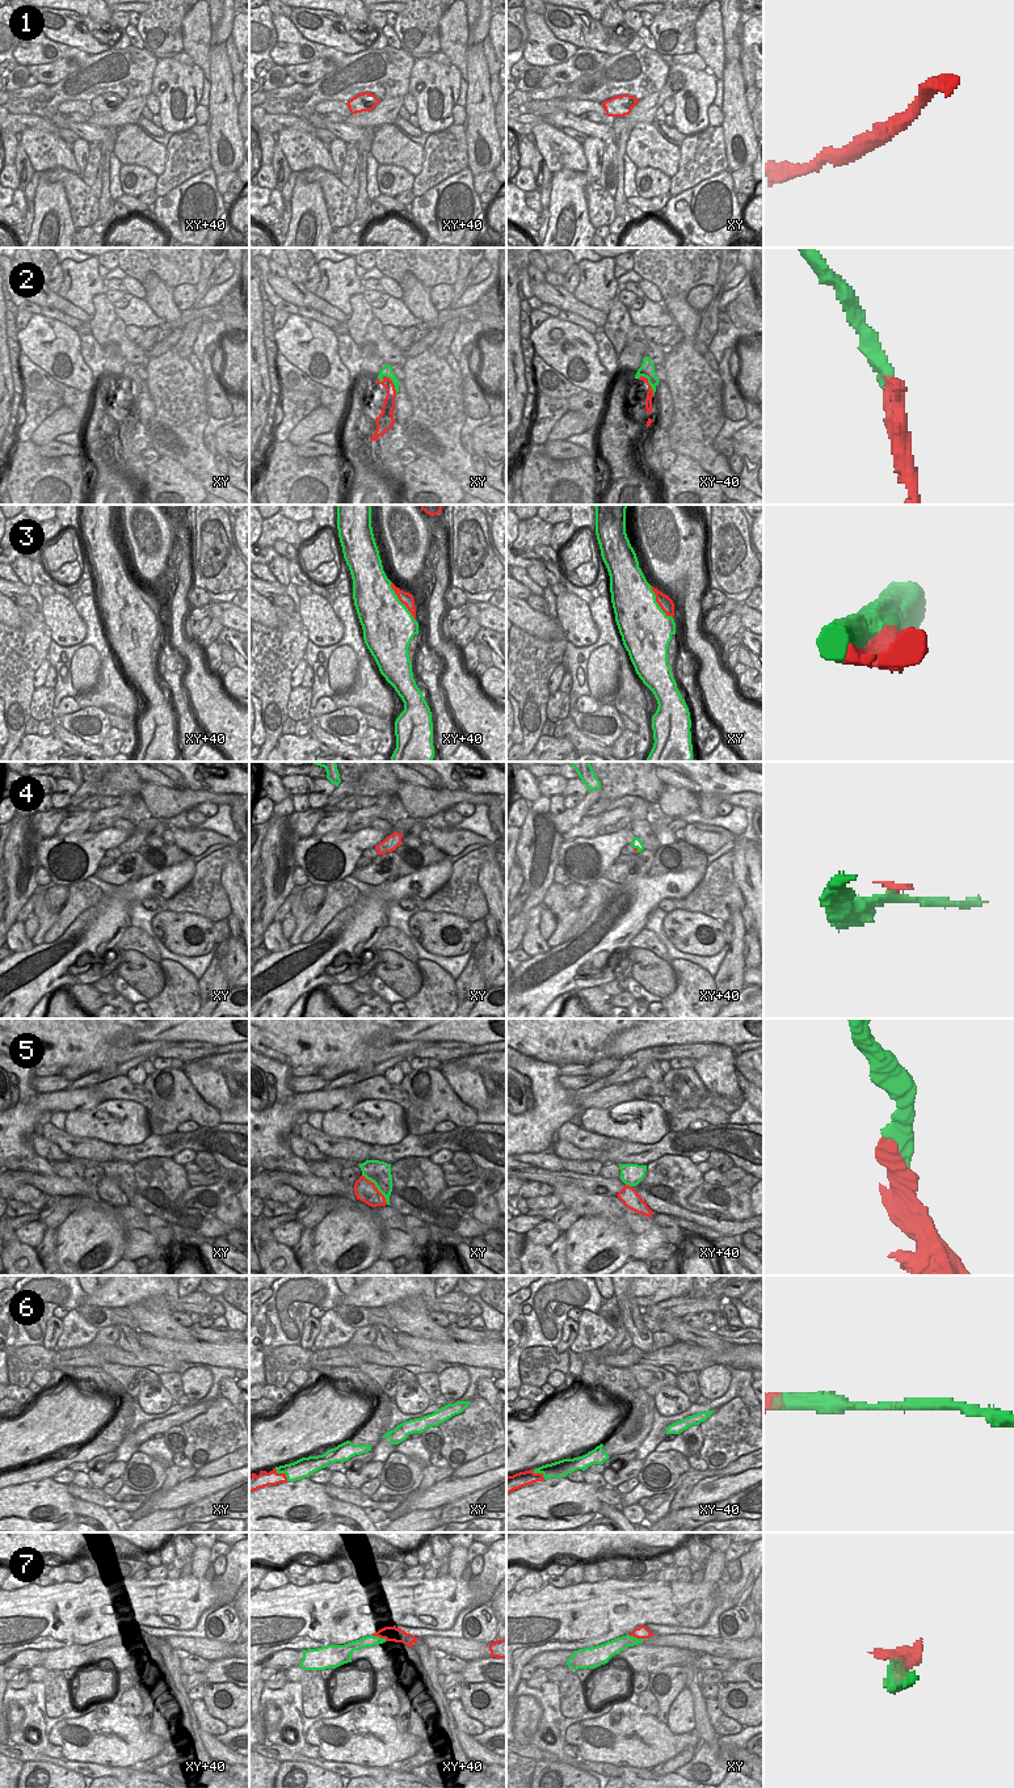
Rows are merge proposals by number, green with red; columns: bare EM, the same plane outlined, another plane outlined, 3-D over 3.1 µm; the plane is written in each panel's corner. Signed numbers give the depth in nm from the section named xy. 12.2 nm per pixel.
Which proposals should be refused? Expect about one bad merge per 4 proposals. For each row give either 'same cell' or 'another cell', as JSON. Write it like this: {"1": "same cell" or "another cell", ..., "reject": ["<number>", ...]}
{"1": "same cell", "2": "same cell", "3": "same cell", "4": "another cell", "5": "same cell", "6": "same cell", "7": "same cell", "reject": ["4"]}

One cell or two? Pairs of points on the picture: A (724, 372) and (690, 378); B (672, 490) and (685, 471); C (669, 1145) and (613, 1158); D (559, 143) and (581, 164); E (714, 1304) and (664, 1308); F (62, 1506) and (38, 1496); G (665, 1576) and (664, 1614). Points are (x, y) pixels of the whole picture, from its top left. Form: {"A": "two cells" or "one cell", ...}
{"A": "two cells", "B": "one cell", "C": "one cell", "D": "one cell", "E": "one cell", "F": "one cell", "G": "two cells"}

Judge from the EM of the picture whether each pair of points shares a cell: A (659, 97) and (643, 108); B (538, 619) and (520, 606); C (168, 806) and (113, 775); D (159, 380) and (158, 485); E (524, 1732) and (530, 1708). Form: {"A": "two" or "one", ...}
{"A": "one", "B": "one", "C": "two", "D": "two", "E": "one"}

